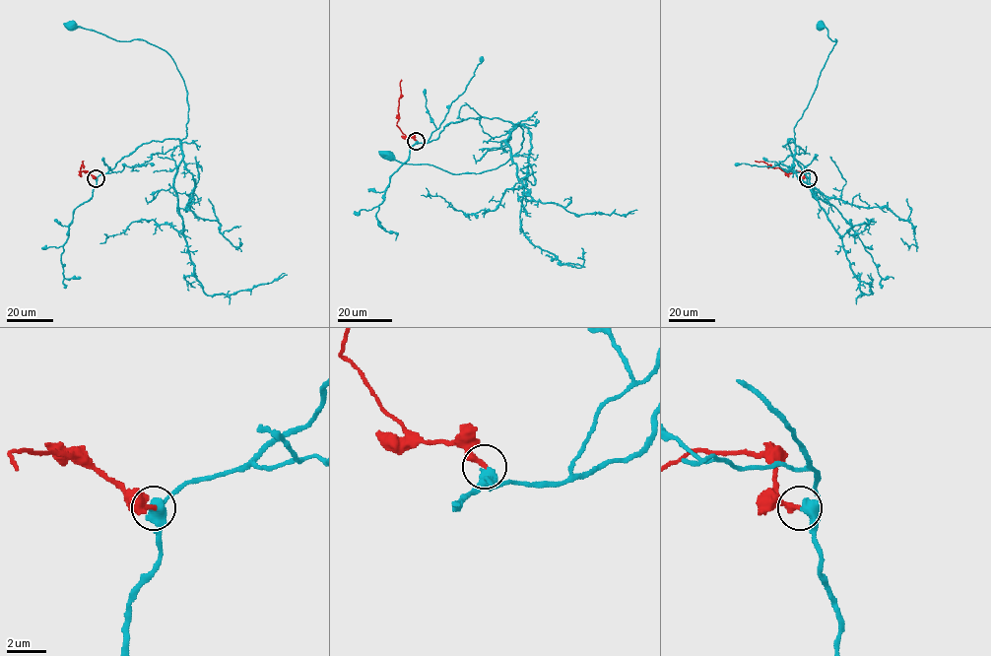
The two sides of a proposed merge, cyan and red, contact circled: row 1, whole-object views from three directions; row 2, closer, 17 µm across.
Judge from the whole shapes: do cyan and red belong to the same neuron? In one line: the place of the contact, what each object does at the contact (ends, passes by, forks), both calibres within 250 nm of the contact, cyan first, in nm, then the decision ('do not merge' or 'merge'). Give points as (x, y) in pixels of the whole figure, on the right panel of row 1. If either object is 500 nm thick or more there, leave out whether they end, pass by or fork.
(808, 178) | cyan passes by | red ends | 480/320 nm | merge

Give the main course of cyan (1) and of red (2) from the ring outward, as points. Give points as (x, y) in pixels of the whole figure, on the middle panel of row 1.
1: (416, 141), (471, 117), (510, 121), (523, 133), (517, 152), (480, 173), (389, 156)
2: (416, 141), (405, 135), (397, 125), (401, 79)

